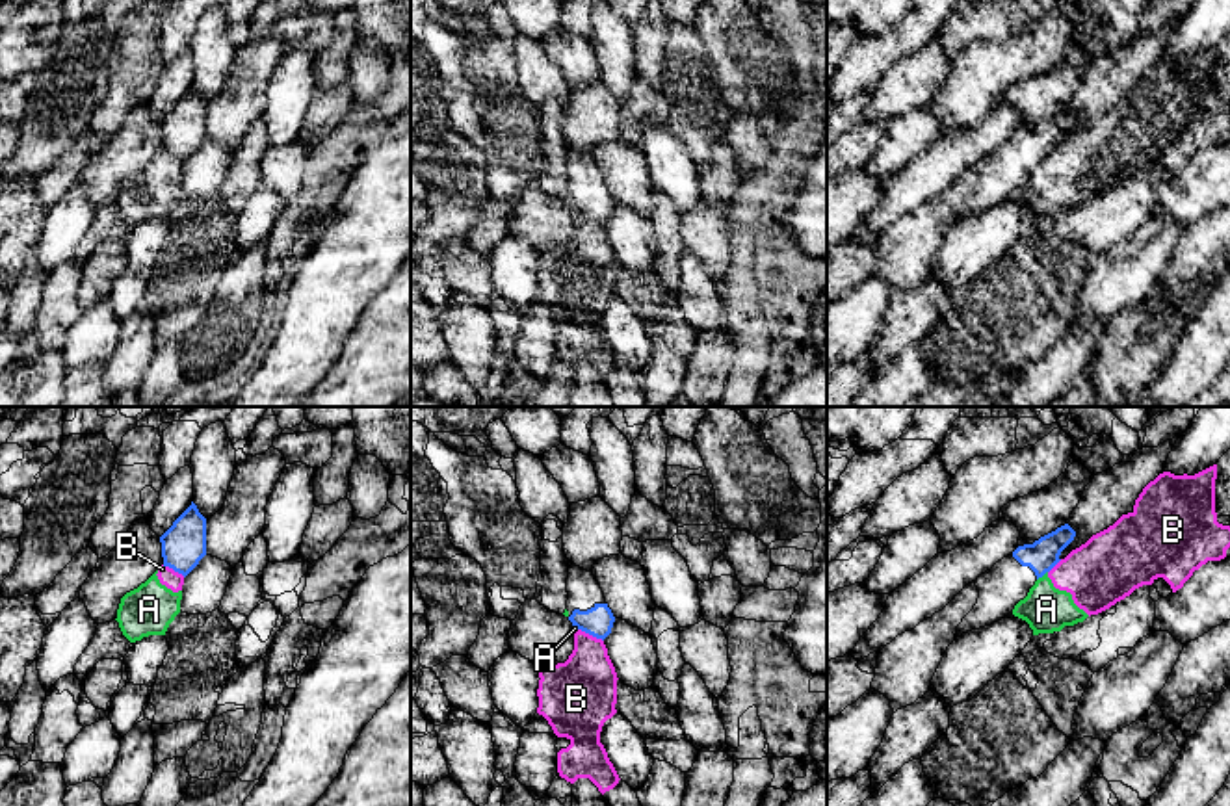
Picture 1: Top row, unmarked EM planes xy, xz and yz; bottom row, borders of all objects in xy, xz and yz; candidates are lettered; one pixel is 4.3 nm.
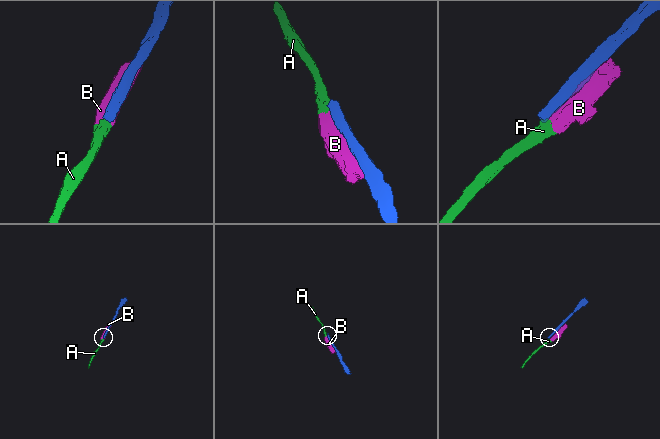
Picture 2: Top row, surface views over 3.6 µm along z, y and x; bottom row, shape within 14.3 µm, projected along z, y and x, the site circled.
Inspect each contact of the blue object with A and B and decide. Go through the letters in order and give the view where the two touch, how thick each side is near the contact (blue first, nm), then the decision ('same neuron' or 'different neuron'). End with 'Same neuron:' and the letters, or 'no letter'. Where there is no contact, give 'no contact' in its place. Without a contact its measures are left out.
A: yz | 140/200 nm | different neuron
B: xz | 130/280 nm | different neuron
Same neuron: no letter

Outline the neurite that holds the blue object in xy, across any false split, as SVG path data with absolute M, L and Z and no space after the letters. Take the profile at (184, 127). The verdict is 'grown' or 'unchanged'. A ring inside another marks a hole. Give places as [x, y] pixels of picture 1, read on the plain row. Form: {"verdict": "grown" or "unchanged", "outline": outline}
{"verdict": "unchanged", "outline": "M191 89L160 121L164 150L184 162L206 139L206 102Z"}

